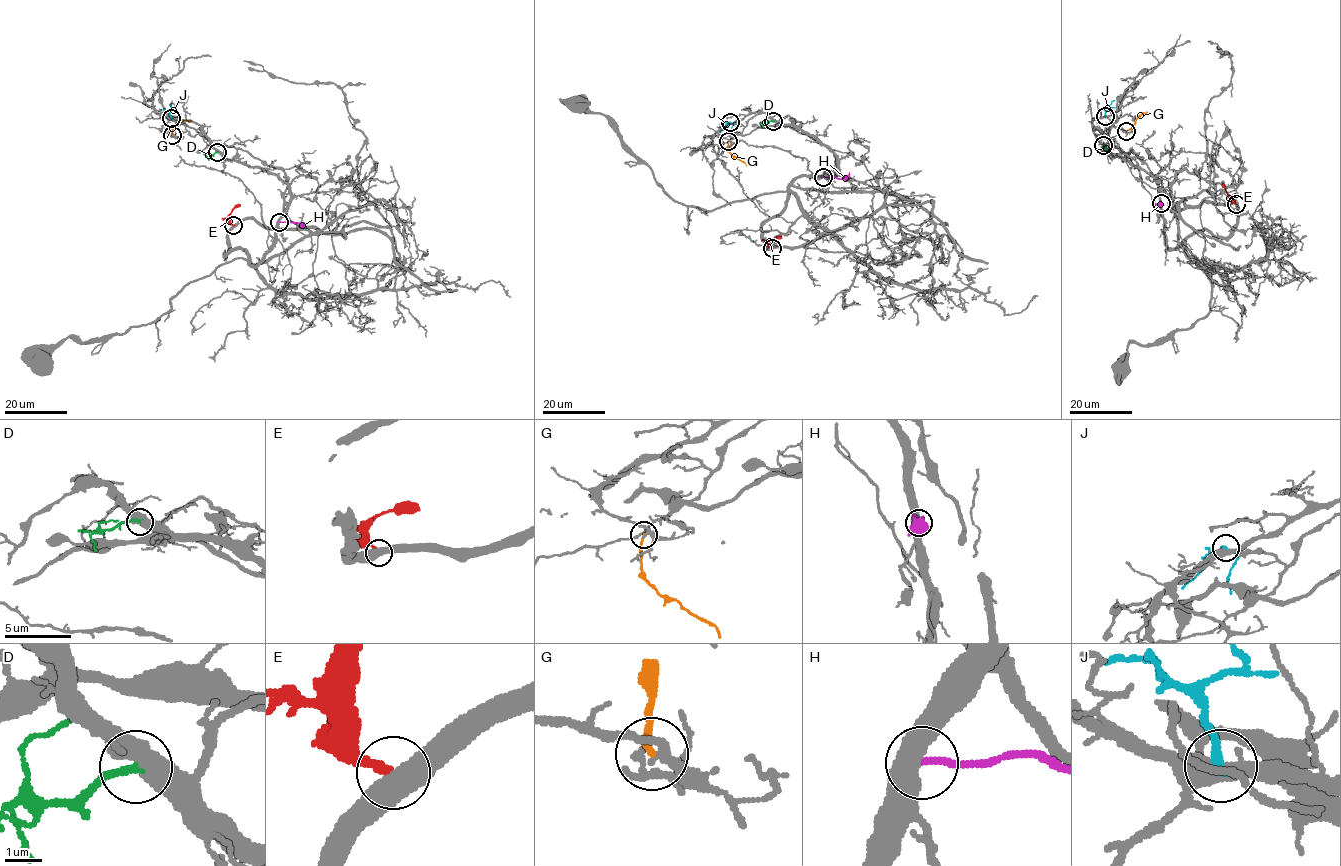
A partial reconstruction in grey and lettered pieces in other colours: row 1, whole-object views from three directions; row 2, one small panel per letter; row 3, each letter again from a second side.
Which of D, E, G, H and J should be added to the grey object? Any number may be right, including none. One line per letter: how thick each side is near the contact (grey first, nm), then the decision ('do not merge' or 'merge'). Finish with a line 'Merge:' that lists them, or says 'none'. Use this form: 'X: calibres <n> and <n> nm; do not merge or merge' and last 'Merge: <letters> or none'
D: calibres 600 and 200 nm; merge
E: calibres 500 and 220 nm; do not merge
G: calibres 280 and 160 nm; do not merge
H: calibres 550 and 190 nm; do not merge
J: calibres 480 and 240 nm; do not merge
Merge: D

